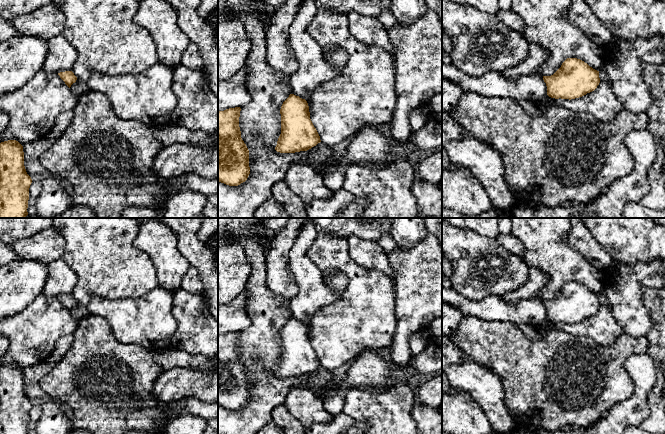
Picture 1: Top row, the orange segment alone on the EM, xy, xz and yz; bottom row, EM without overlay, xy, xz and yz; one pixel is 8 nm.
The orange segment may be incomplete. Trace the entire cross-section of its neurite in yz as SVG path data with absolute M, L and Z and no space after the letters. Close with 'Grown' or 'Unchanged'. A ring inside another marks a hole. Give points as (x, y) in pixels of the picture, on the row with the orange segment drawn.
M567 58L551 76L543 76L547 95L555 99L575 99L594 91L600 83L599 71L577 58Z. Unchanged

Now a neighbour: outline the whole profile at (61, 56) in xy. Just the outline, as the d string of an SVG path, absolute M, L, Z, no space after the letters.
M61 34L48 40L48 52L43 64L43 70L50 73L72 71L77 60L77 50Z

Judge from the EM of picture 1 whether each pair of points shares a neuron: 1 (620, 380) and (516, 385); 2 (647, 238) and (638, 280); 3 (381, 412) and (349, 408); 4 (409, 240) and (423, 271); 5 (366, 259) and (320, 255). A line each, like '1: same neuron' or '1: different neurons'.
1: same neuron
2: different neurons
3: same neuron
4: different neurons
5: different neurons

